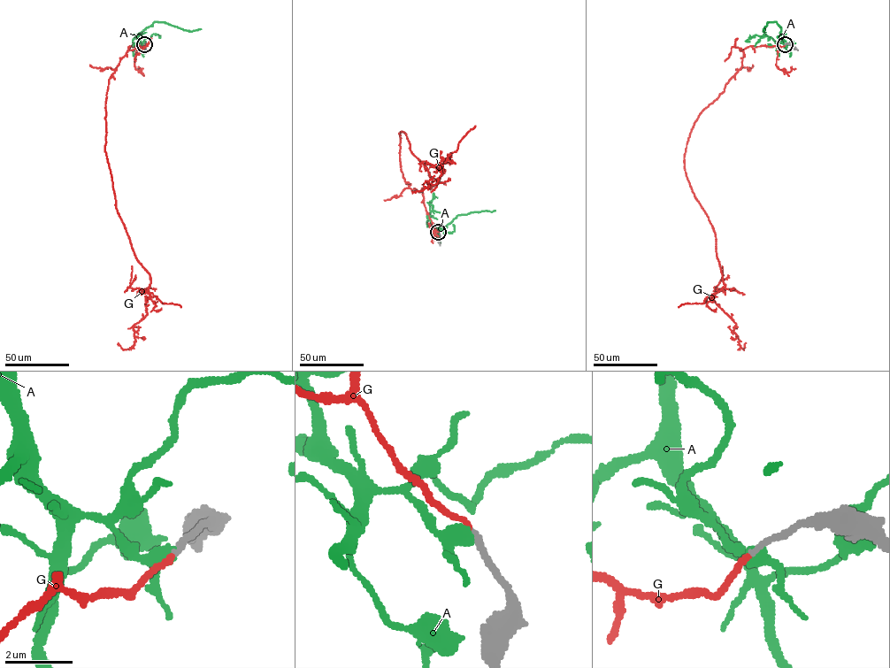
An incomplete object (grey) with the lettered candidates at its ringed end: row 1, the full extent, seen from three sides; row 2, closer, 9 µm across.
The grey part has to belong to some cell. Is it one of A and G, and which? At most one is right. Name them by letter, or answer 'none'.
G

